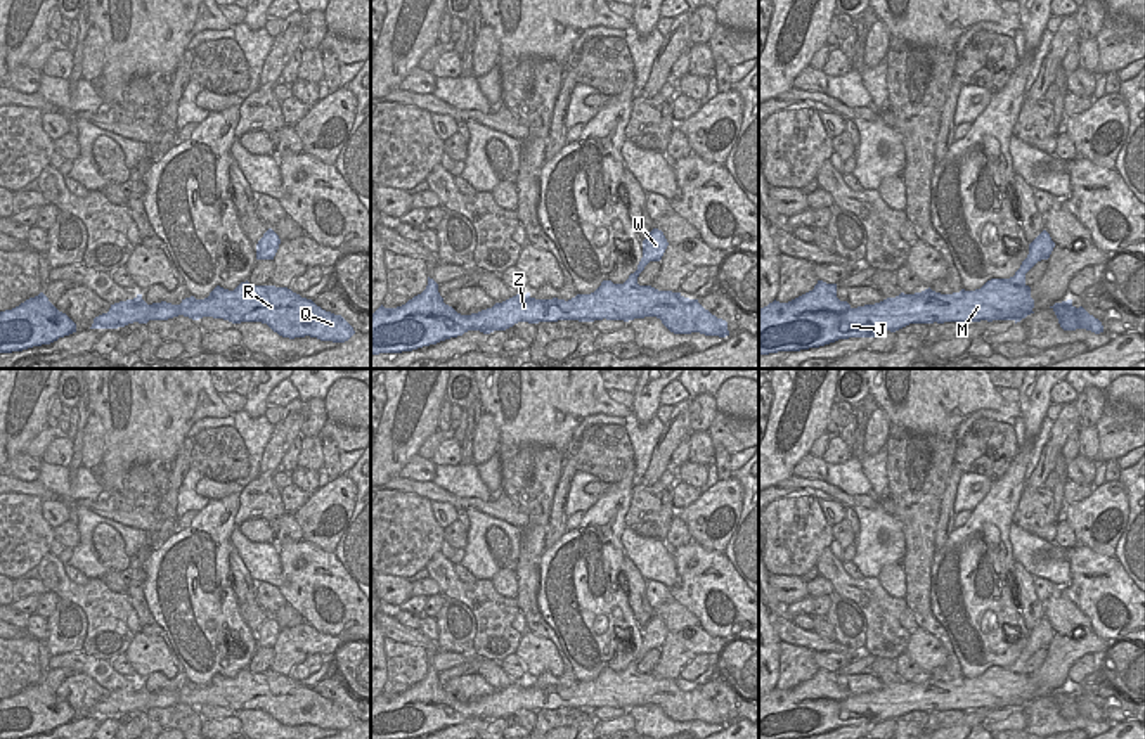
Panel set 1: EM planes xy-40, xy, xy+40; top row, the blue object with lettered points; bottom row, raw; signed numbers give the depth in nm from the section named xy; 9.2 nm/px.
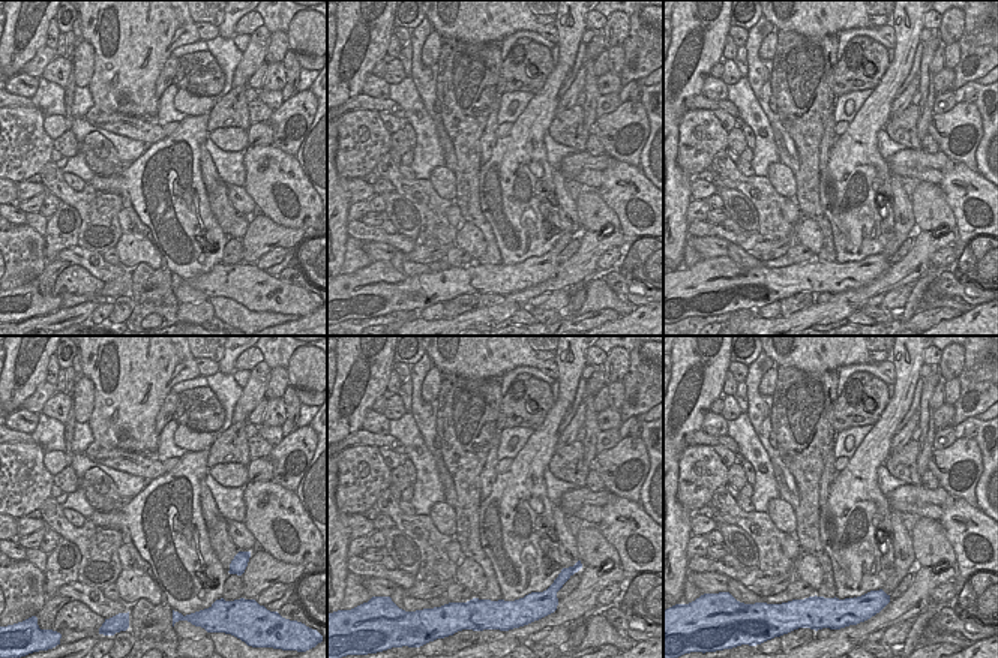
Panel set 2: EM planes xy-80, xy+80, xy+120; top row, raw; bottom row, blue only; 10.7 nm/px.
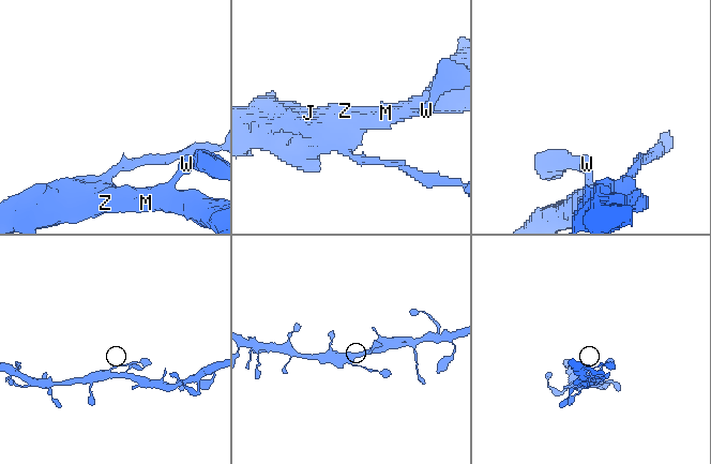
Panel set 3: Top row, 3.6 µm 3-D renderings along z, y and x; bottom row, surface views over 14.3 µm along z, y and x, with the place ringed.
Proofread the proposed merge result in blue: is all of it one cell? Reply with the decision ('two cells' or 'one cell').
one cell

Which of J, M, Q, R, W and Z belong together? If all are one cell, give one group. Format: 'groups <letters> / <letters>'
groups J M Q R W Z

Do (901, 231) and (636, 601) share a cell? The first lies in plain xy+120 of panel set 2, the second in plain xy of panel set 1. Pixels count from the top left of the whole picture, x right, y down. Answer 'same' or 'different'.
same

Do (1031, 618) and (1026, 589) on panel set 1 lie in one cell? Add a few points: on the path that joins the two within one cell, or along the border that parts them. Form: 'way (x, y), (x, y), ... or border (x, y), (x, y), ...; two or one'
way (1029, 611), (1026, 596); one

